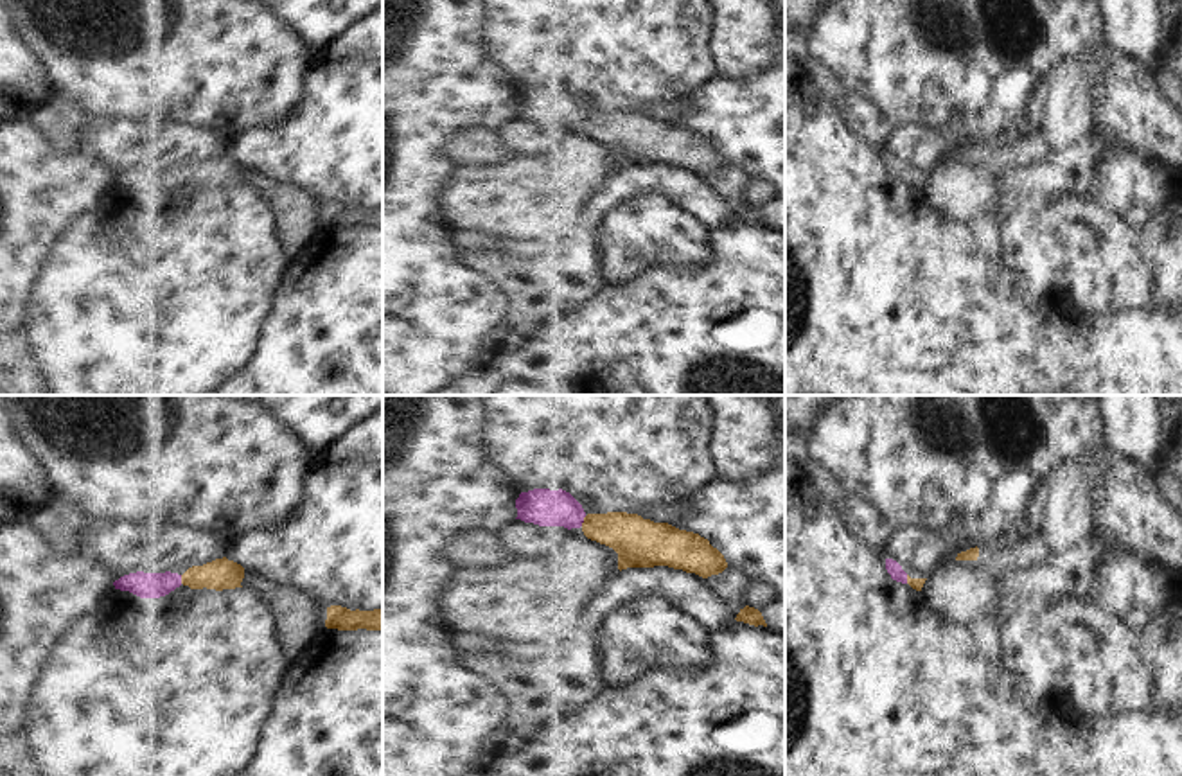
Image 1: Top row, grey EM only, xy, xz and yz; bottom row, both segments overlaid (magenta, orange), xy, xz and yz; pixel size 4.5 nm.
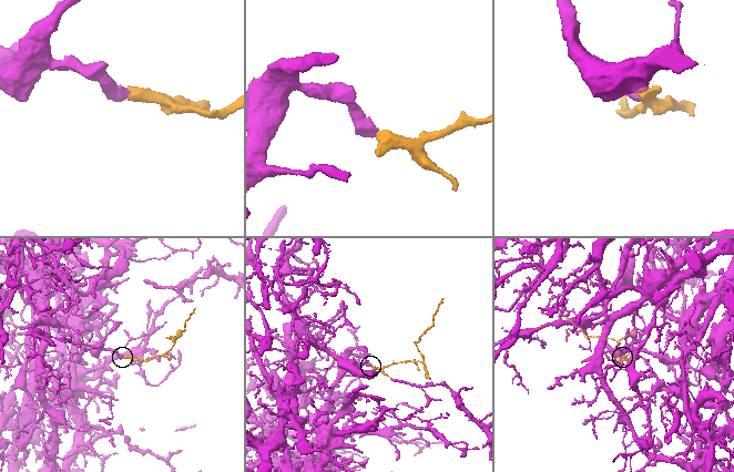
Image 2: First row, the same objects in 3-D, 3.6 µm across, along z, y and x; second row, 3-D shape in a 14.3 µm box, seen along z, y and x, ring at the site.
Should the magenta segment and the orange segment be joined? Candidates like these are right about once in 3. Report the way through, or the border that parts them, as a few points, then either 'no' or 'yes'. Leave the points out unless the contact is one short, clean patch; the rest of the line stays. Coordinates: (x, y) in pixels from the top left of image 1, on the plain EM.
yes

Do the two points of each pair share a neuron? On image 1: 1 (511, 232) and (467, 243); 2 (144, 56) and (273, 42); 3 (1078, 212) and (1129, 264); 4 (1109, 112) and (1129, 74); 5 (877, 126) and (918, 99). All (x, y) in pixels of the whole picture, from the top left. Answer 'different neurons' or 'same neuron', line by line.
1: different neurons
2: same neuron
3: same neuron
4: same neuron
5: different neurons

